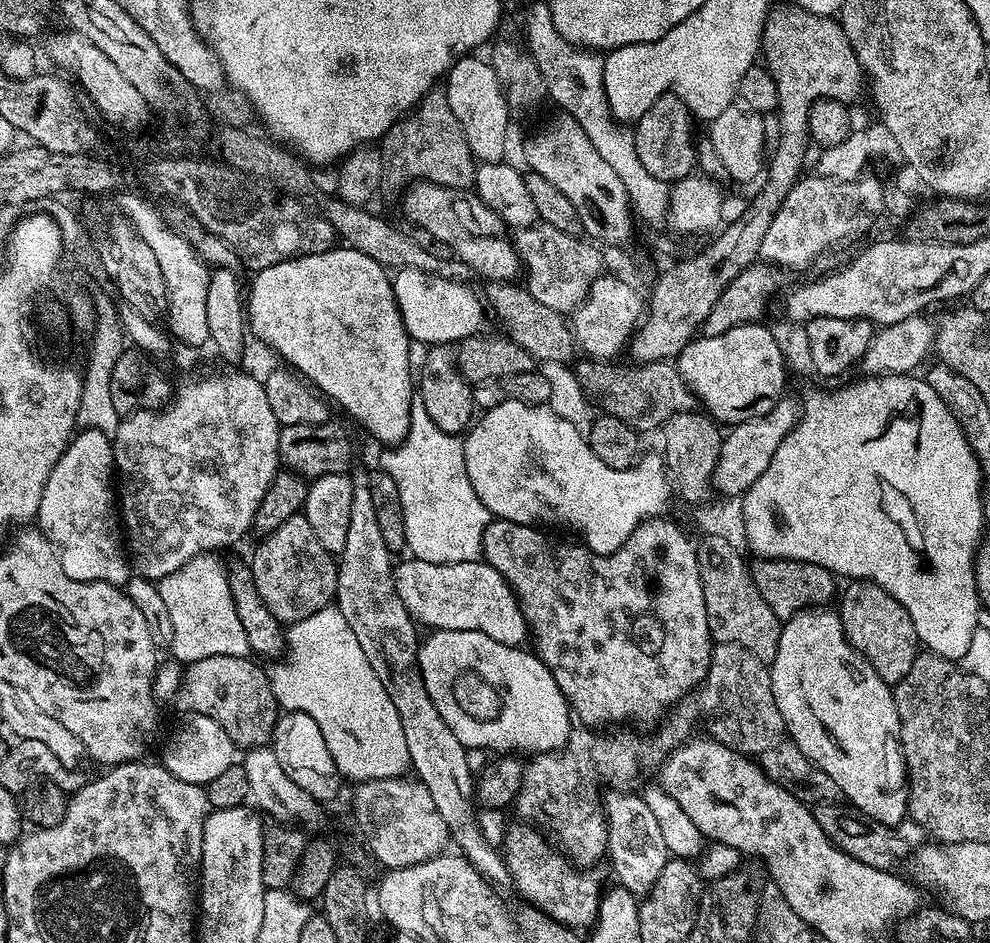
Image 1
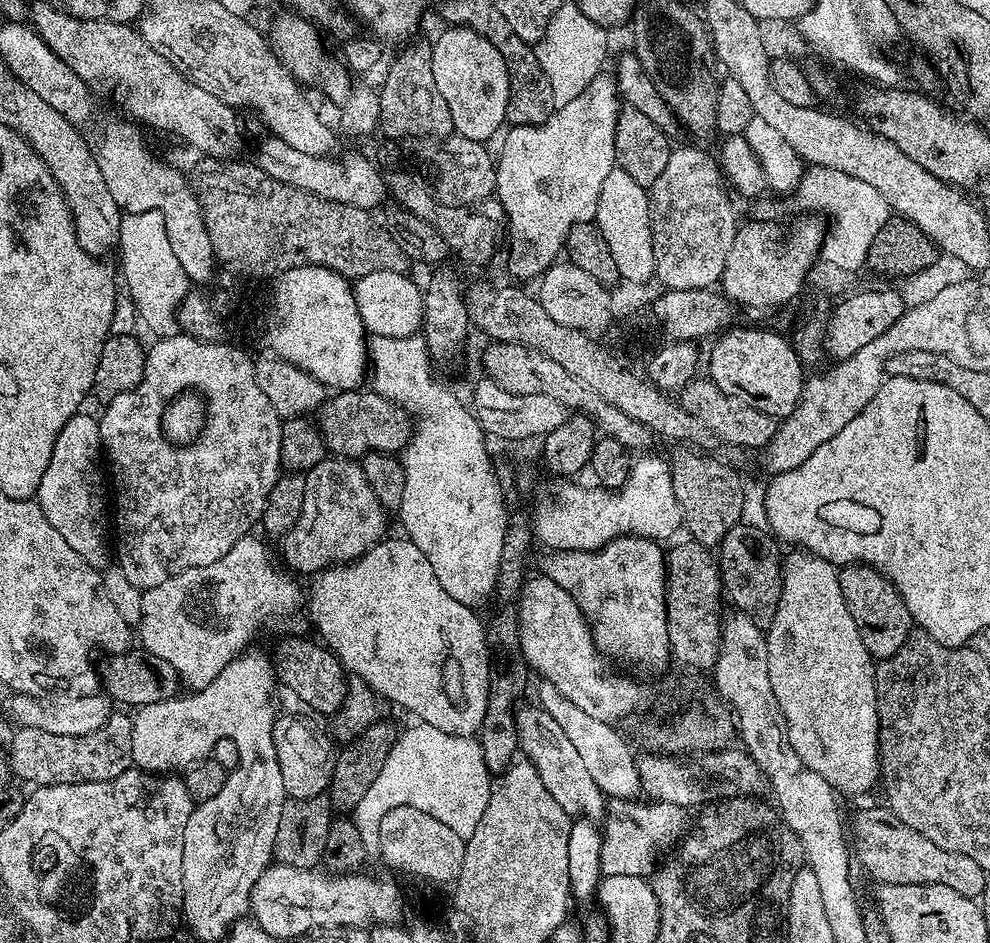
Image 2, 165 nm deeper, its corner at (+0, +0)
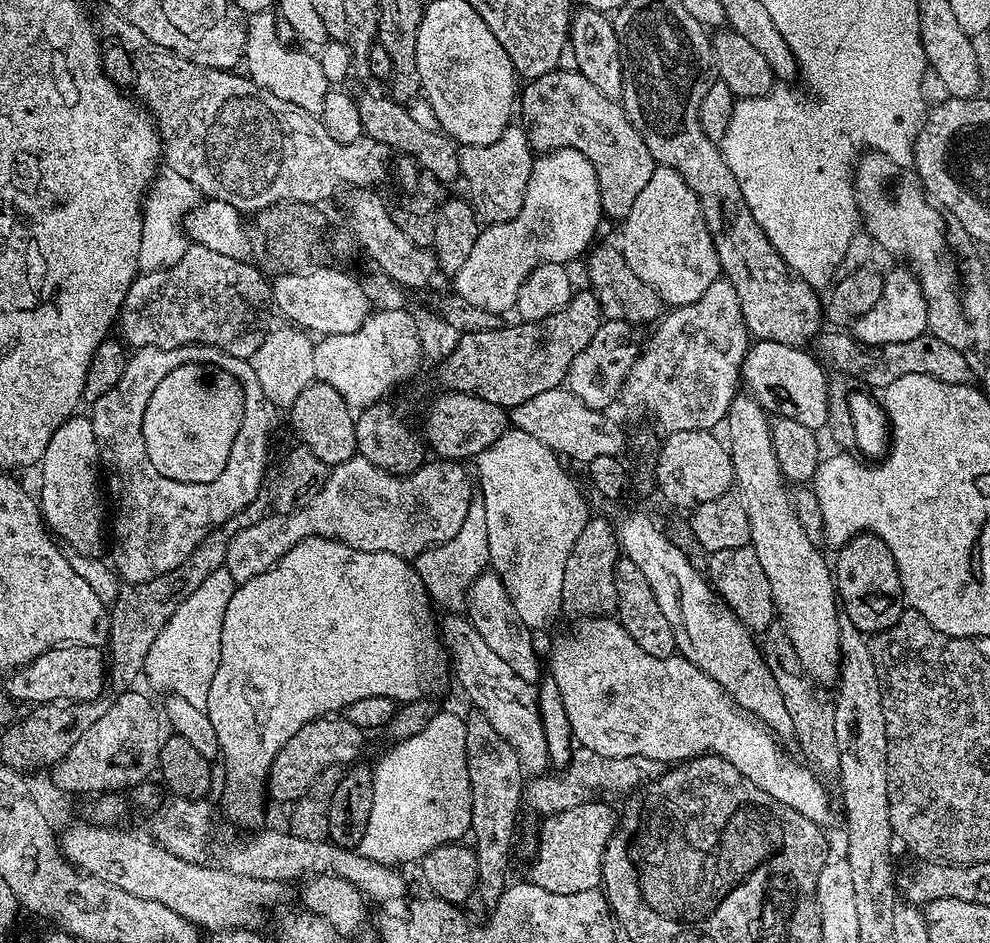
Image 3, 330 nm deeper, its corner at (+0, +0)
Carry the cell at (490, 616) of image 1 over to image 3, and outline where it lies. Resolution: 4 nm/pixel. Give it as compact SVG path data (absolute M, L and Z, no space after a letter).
M607 615L584 618L576 622L572 632L558 637L552 644L550 679L558 686L558 694L562 694L562 706L566 706L566 718L570 718L572 734L579 746L606 756L642 755L661 762L683 762L705 754L721 756L742 770L754 786L762 786L770 798L778 798L778 802L798 810L798 814L816 824L827 825L832 816L825 781L807 763L799 759L788 760L787 754L780 749L781 741L756 717L743 712L728 697L724 687L701 668L676 654L666 658L651 657L638 646L619 619Z

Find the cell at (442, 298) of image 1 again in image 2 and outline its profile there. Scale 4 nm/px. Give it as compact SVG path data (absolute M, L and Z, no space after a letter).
M378 270L355 281L352 293L356 299L356 309L364 323L365 333L382 338L406 338L417 335L424 326L424 294L421 285L411 280L411 275L394 270Z

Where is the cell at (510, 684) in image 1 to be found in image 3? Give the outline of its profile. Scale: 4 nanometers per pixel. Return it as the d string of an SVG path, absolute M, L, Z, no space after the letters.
M311 536L298 542L298 546L294 546L294 550L290 550L273 568L257 576L251 576L247 582L237 587L230 598L230 606L226 606L226 618L222 622L220 661L214 674L214 682L210 682L206 711L214 730L217 731L217 740L220 743L219 755L222 761L224 760L224 812L238 827L256 830L265 823L264 796L266 800L268 773L272 770L272 763L278 750L282 750L282 746L290 742L290 738L294 738L294 734L298 734L302 726L306 726L311 720L319 720L321 716L339 713L349 704L367 696L390 698L401 705L412 700L431 697L435 693L436 683L446 679L447 676L449 679L450 664L447 659L440 660L442 644L438 639L437 621L435 619L432 621L432 608L434 609L434 604L428 591L424 589L422 578L409 561L403 560L393 552L354 550L338 540L321 536Z

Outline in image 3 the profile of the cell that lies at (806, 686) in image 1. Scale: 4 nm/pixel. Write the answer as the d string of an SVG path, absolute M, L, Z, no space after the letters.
M740 392L732 400L726 417L726 444L732 453L732 475L746 506L746 514L750 518L750 547L754 554L758 554L758 563L762 570L766 570L766 578L770 578L770 590L774 598L777 617L782 618L782 627L788 634L797 652L799 667L804 676L812 682L821 685L837 679L840 674L840 621L841 609L838 607L834 572L824 561L821 549L809 541L802 525L798 522L793 497L790 495L789 485L786 483L783 470L774 452L772 441L771 419L764 408L752 396Z

